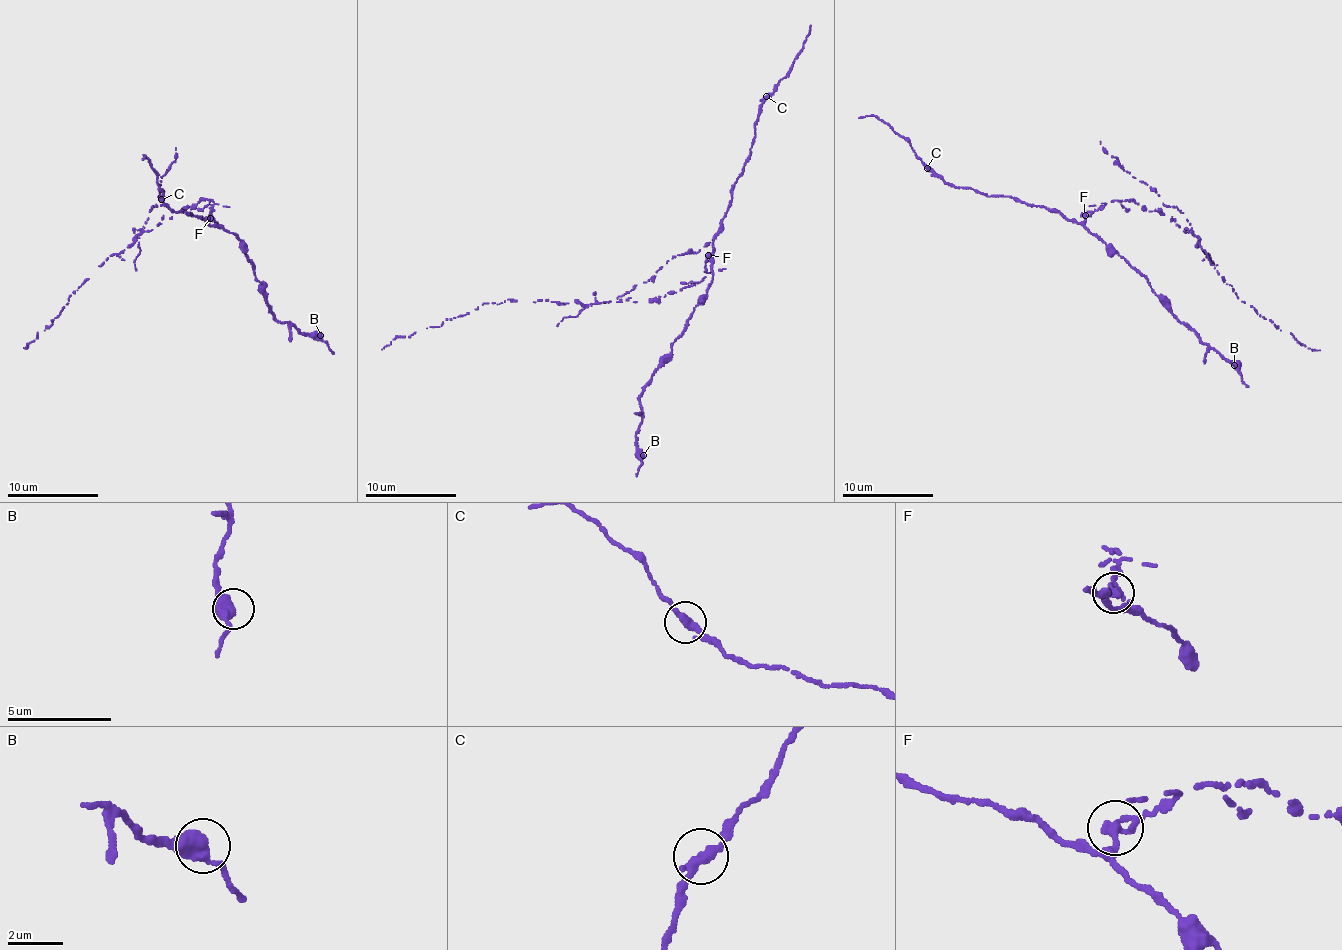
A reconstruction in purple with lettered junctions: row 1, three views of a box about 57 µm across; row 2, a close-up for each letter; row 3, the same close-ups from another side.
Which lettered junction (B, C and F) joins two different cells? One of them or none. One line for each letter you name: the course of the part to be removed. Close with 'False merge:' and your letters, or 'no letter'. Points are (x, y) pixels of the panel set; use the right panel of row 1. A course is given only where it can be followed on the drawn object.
F: Course of the part to remove: (1085, 215), (1118, 199), (1164, 214), (1192, 231), (1235, 294), (1297, 341), (1319, 349)
False merge: F

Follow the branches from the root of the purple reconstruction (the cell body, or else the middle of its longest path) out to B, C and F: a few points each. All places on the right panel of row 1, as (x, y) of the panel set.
B: (1144, 209), (1132, 200), (1113, 200), (1083, 221), (1147, 280), (1180, 322), (1234, 365)
C: (1144, 209), (1132, 200), (1113, 200), (1081, 223), (1072, 222), (1040, 205), (947, 185), (927, 168)
F: (1144, 209), (1132, 200), (1113, 200), (1085, 215)

